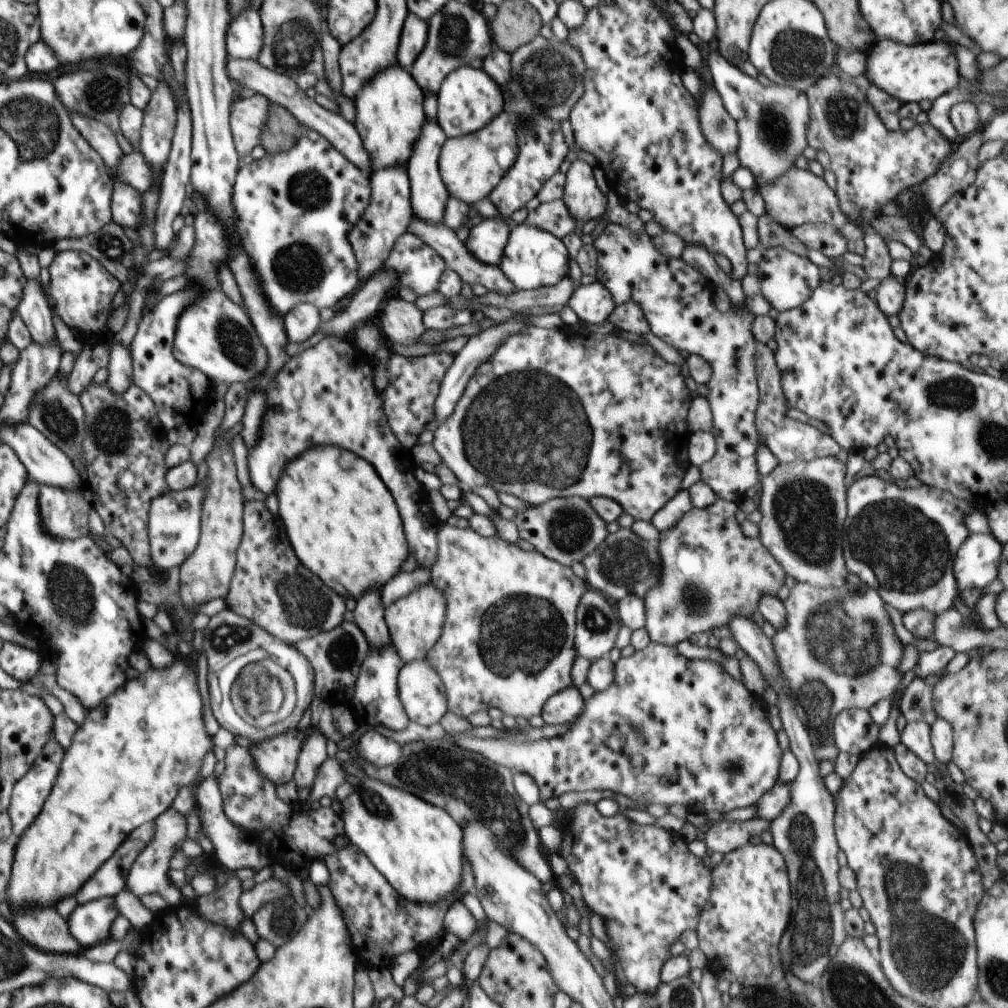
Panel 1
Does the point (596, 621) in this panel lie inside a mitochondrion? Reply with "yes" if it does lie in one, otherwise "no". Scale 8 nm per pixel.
yes

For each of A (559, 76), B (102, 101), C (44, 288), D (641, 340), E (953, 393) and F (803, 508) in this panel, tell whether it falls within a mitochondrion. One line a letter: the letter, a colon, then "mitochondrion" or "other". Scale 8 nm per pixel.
A: mitochondrion
B: mitochondrion
C: other
D: other
E: mitochondrion
F: mitochondrion

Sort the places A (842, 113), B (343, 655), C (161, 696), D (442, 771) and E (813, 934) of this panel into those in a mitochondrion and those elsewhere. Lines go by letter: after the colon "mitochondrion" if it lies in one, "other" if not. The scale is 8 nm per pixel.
A: mitochondrion
B: mitochondrion
C: other
D: mitochondrion
E: mitochondrion

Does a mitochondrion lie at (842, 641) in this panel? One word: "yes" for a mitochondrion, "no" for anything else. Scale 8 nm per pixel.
yes

